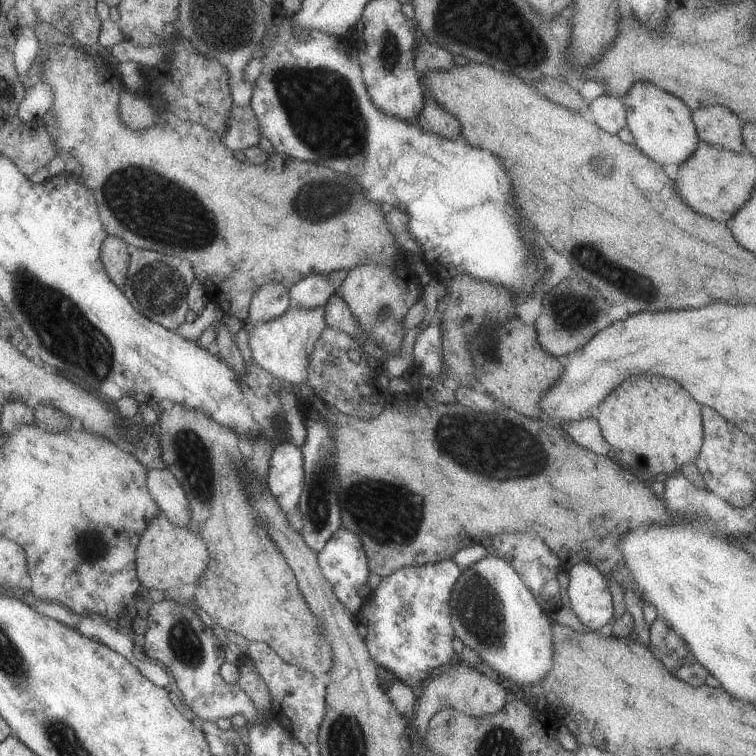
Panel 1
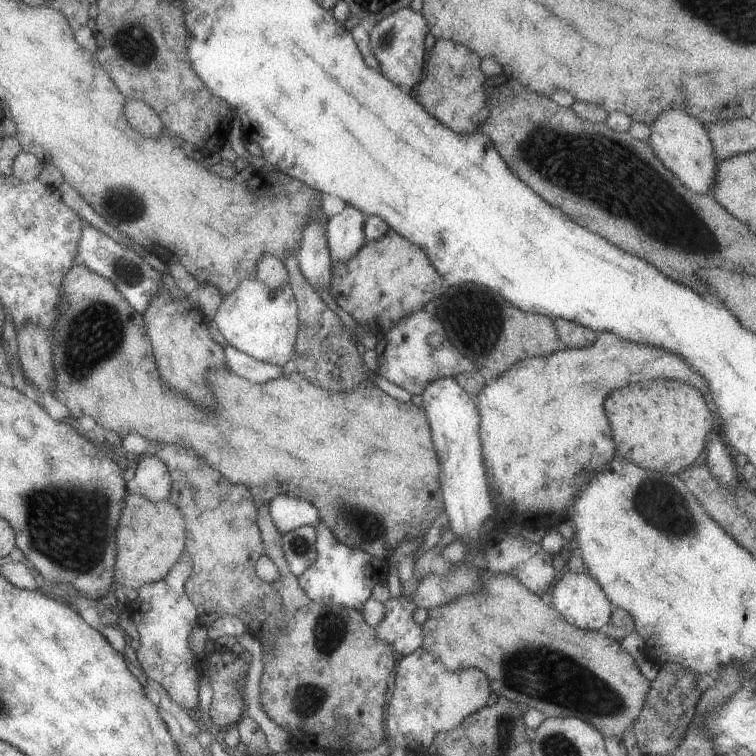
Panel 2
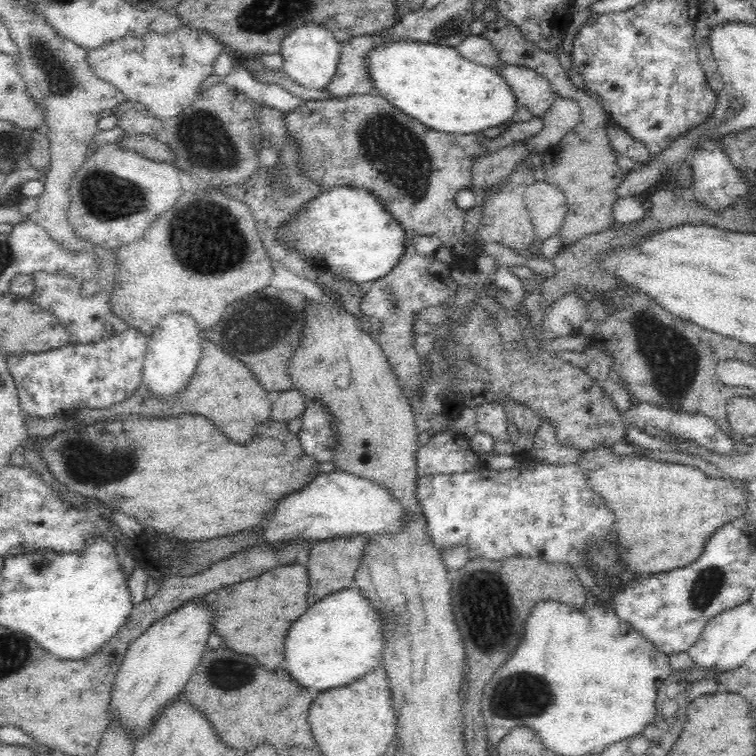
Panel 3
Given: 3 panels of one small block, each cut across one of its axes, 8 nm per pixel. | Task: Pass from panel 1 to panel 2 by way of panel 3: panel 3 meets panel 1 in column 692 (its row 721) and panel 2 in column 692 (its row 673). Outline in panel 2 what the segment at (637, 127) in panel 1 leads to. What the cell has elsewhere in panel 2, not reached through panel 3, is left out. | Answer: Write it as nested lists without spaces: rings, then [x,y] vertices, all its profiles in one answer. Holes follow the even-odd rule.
[[[671,108],[663,110],[651,124],[649,124],[649,146],[655,156],[670,170],[685,188],[693,194],[707,194],[715,184],[716,160],[713,156],[713,146],[709,142],[709,135],[705,127],[689,116],[683,110]]]

